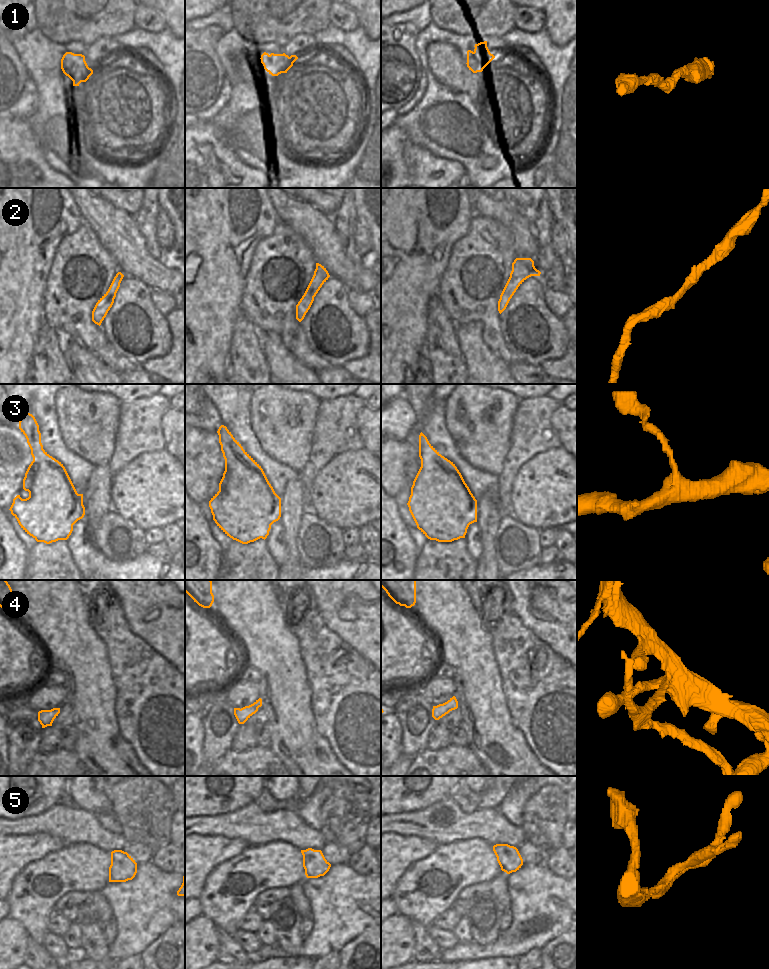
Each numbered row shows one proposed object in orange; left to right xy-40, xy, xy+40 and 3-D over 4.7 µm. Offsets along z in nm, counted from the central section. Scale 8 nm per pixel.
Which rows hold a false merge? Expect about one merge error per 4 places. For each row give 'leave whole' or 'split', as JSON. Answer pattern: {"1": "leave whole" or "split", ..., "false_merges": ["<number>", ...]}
{"1": "leave whole", "2": "leave whole", "3": "leave whole", "4": "split", "5": "leave whole", "false_merges": ["4"]}

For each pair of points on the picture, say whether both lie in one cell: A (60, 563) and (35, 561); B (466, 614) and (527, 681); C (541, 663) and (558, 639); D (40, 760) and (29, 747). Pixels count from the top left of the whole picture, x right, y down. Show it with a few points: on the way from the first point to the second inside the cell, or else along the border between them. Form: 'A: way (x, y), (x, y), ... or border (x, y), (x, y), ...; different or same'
A: way (54, 563), (41, 561); same
B: border (481, 622), (491, 635), (493, 656), (498, 666); different
C: border (533, 633), (566, 660); different
D: border (38, 752), (27, 765); different

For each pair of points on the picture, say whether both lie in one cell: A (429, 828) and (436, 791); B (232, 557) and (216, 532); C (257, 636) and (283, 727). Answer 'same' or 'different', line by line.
A: different
B: different
C: same

